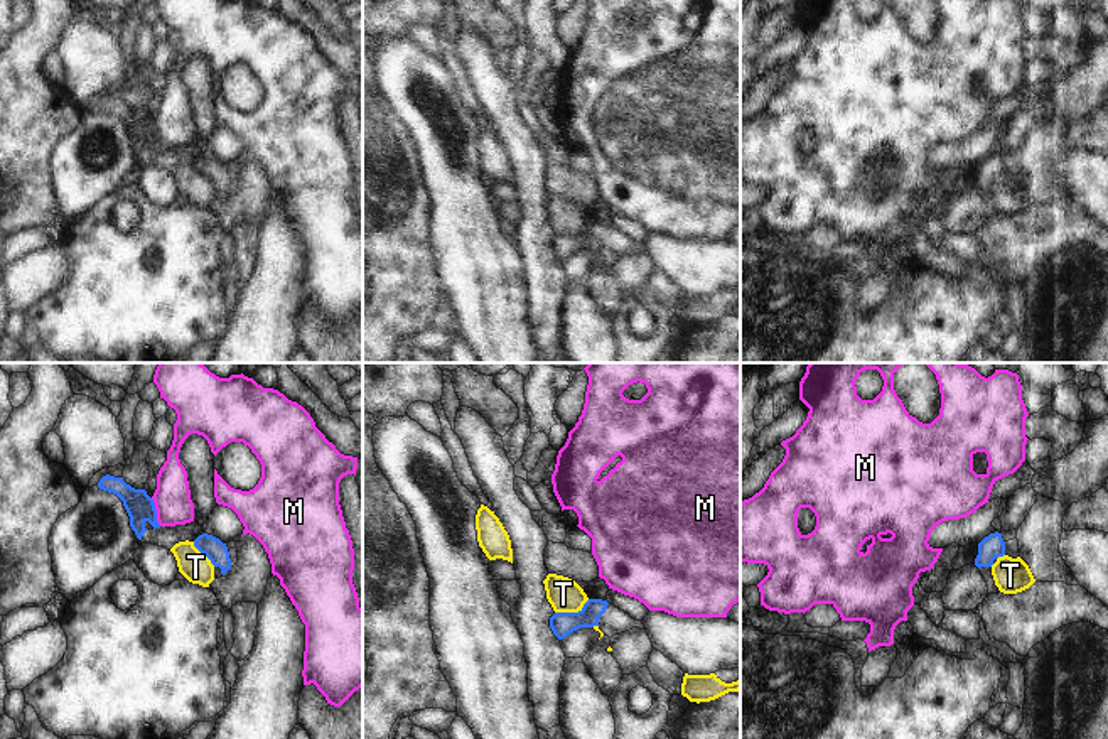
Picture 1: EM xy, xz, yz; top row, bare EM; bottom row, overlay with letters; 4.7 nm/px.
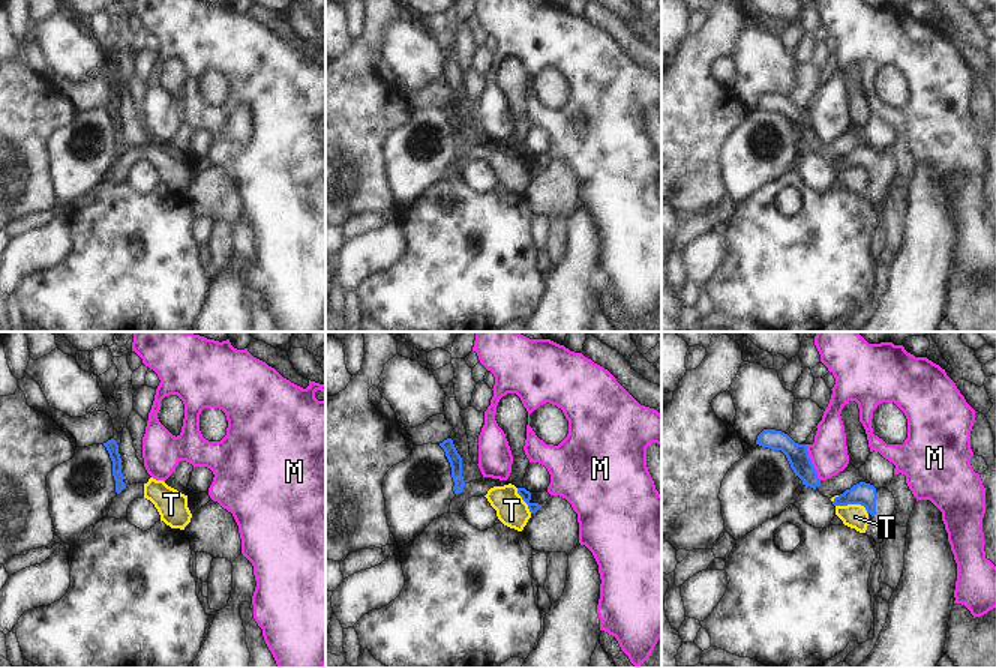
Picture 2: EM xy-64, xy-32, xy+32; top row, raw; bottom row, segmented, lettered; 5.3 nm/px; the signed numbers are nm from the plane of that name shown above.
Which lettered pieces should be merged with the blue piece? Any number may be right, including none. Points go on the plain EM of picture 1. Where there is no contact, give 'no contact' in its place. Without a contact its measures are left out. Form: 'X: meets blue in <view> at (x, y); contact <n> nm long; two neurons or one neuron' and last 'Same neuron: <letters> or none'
M: meets blue in xy at (155, 134); contact 140 nm long; two neurons
T: meets blue in xz at (572, 235); contact 180 nm long; two neurons
Same neuron: none

